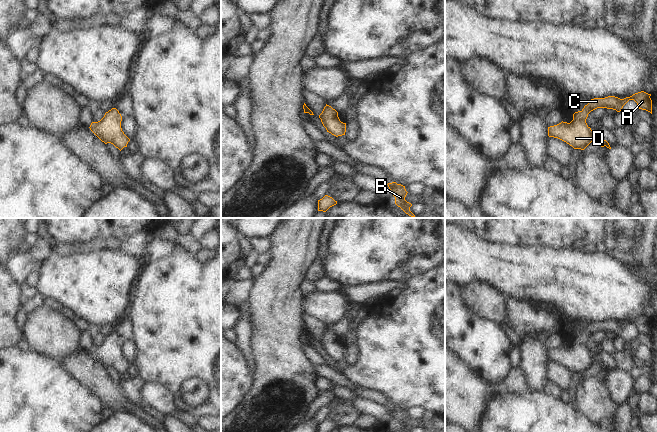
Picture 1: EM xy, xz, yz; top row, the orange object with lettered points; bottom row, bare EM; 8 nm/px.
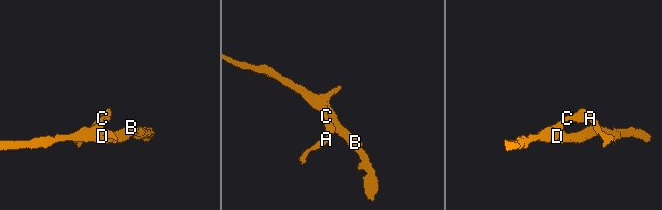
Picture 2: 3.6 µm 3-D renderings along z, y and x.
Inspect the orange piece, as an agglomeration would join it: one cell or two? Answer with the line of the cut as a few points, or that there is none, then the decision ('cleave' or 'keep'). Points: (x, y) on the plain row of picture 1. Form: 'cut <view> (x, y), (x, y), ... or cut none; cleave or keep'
cut none; keep

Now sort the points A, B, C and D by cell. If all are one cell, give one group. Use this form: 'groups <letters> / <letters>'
groups A B C D

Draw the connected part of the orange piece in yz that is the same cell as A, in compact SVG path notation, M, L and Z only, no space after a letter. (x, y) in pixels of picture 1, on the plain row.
M641 315L624 323L615 320L591 323L581 335L573 338L573 344L570 347L562 345L557 349L548 351L548 360L564 365L574 373L584 374L594 363L594 357L586 347L588 338L591 335L597 332L607 332L620 336L629 324L634 324L639 333L646 334L652 338L650 320L651 318Z

